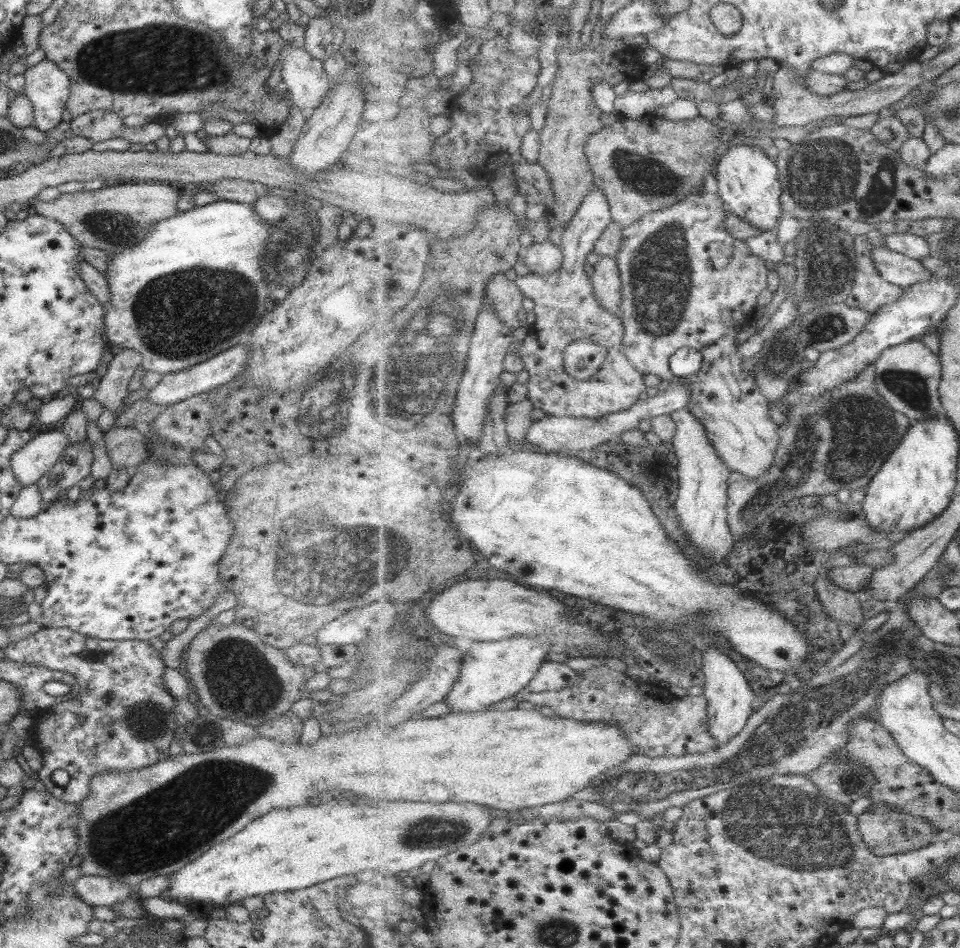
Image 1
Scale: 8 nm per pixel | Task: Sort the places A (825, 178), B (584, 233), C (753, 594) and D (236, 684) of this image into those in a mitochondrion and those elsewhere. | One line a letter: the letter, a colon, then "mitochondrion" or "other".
A: mitochondrion
B: other
C: other
D: mitochondrion

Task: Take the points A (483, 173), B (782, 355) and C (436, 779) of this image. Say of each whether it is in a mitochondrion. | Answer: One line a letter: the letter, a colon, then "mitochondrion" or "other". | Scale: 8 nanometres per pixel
A: other
B: mitochondrion
C: other

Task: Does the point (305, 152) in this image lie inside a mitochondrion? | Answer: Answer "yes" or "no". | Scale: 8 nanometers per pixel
no

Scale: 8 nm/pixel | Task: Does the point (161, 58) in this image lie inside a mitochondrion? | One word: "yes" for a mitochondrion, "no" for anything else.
yes

